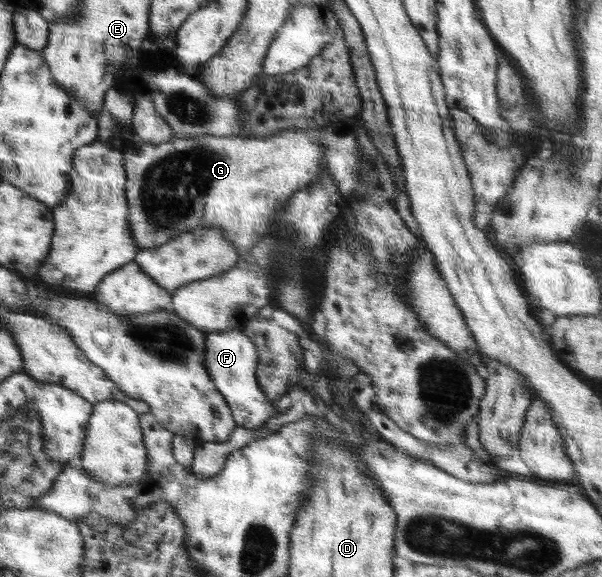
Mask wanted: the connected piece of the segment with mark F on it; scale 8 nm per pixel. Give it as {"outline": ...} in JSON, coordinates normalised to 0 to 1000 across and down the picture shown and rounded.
{"outline":[[[399,568],[382,572],[344,575],[341,581],[341,640],[344,640],[350,659],[360,671],[360,676],[372,686],[384,719],[395,740],[415,744],[415,747],[432,747],[442,740],[442,733],[455,721],[465,719],[458,714],[455,695],[445,695],[435,678],[432,678],[425,657],[425,634],[429,633],[429,610],[422,593]]]}

